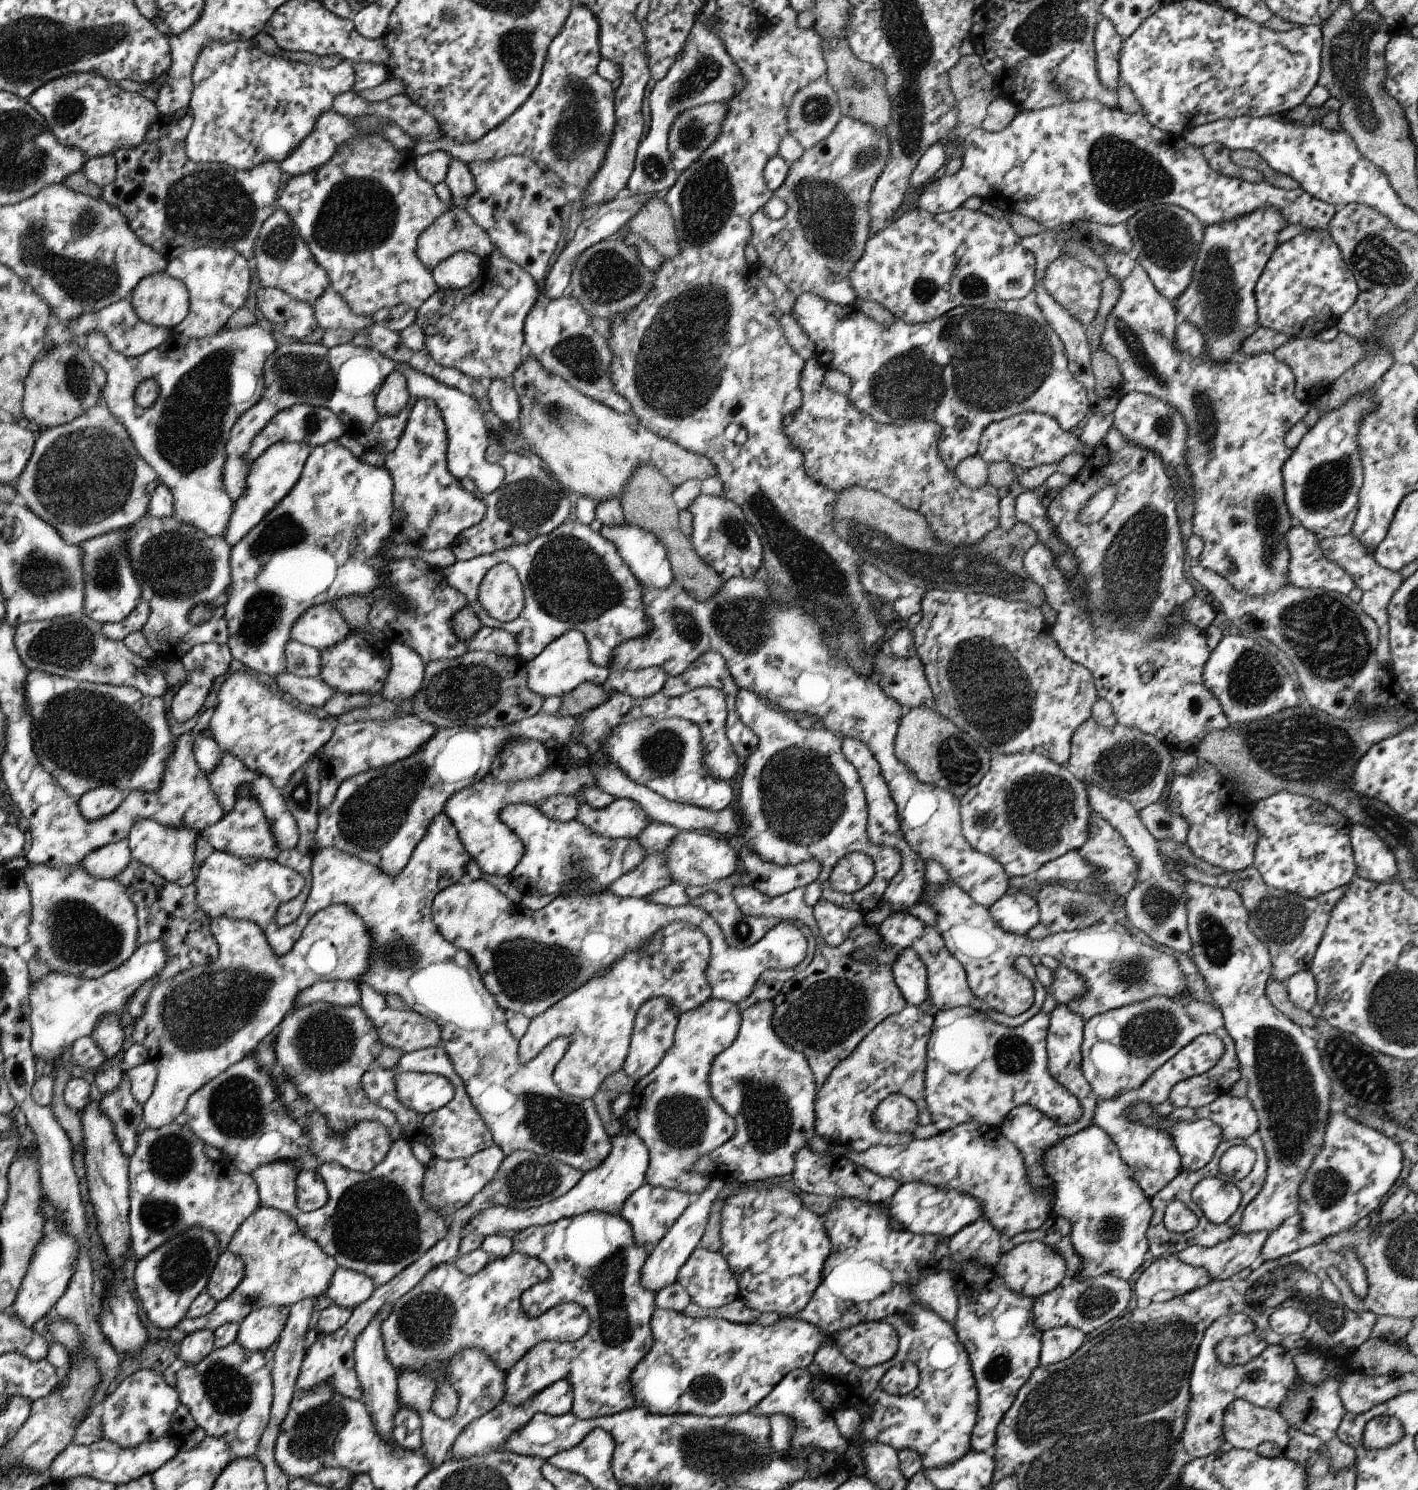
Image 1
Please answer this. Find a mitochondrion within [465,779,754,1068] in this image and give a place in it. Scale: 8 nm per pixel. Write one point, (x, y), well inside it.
(527, 972)

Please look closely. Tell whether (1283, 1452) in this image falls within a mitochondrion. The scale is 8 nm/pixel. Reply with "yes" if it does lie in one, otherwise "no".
no

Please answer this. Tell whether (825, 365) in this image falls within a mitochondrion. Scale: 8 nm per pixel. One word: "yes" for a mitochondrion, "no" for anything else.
no

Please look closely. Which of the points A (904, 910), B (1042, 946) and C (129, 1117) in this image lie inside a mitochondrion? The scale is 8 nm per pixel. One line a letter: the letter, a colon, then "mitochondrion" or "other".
A: other
B: other
C: other

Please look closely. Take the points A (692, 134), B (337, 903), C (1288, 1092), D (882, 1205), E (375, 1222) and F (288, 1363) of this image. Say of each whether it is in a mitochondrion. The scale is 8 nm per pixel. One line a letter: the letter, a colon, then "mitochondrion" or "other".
A: mitochondrion
B: other
C: mitochondrion
D: other
E: mitochondrion
F: other

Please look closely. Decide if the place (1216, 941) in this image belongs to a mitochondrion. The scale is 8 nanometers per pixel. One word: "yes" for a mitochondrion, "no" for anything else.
yes

